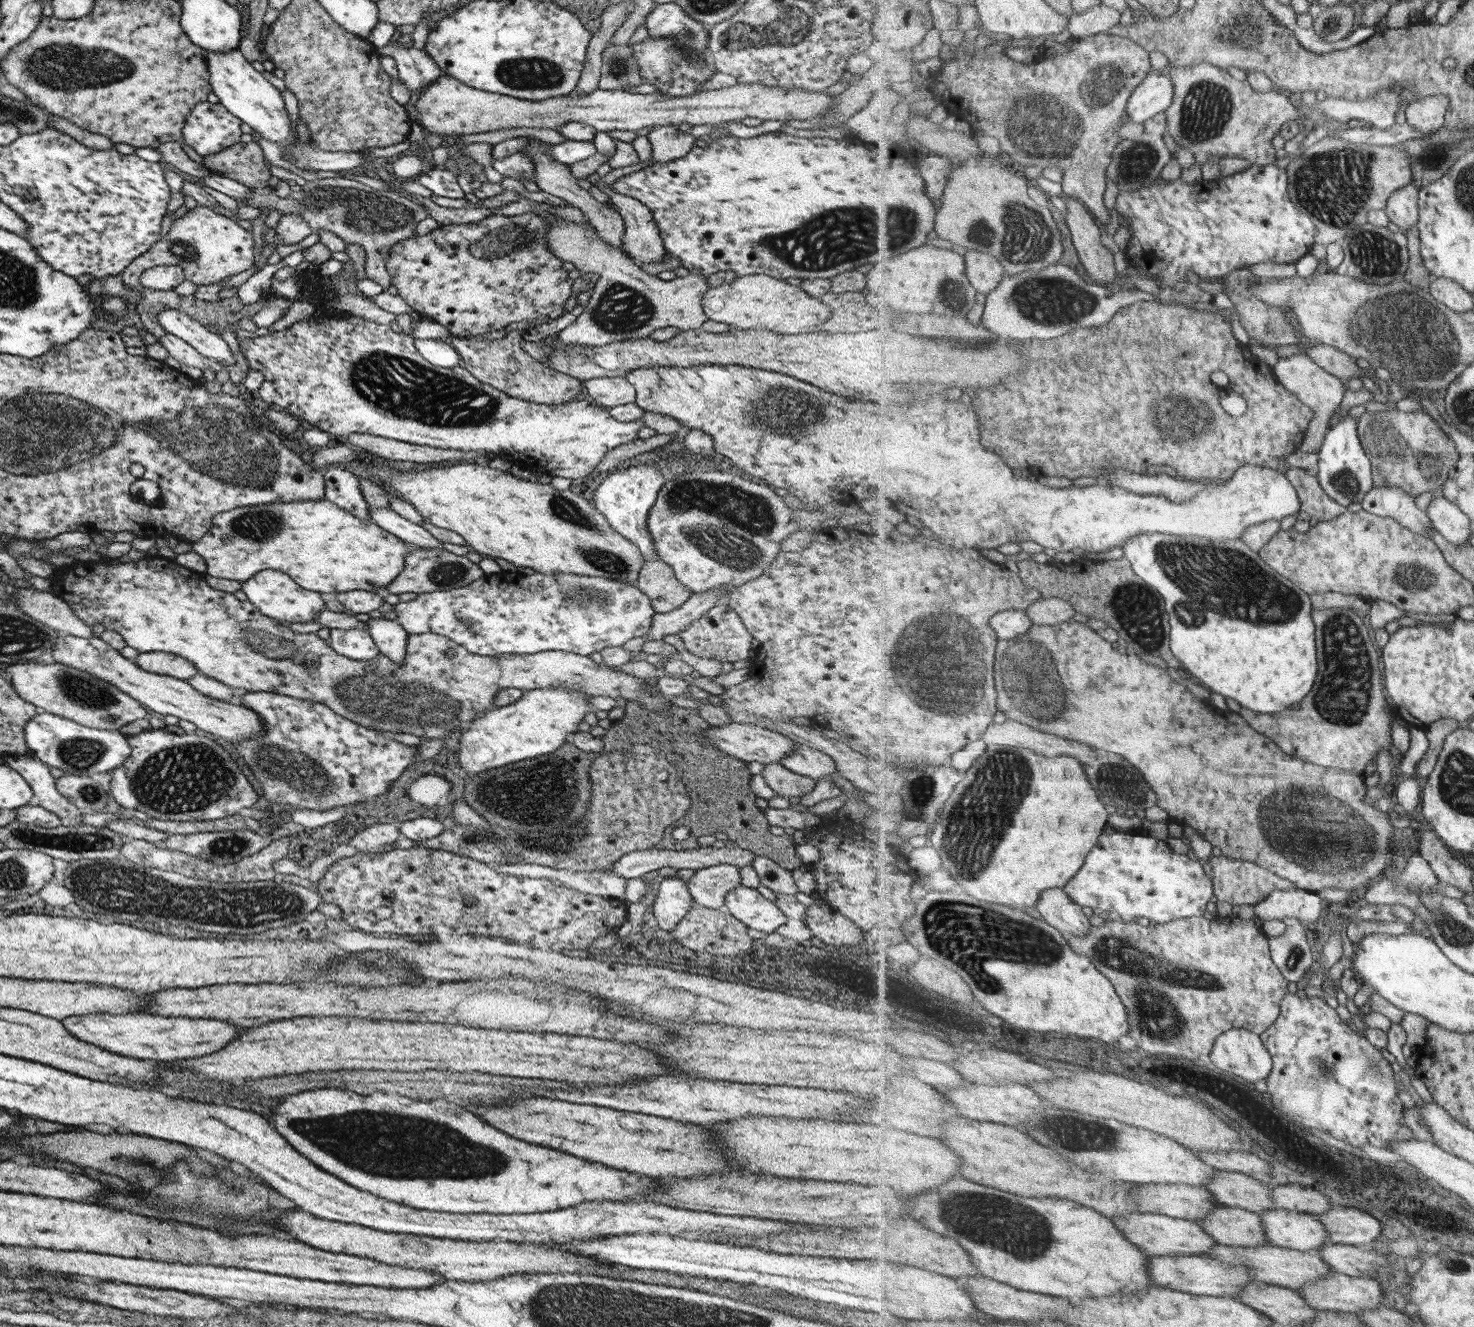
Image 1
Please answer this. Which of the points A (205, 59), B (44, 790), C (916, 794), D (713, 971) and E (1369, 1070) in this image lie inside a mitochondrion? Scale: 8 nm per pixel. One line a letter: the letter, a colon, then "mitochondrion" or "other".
A: other
B: other
C: mitochondrion
D: other
E: mitochondrion

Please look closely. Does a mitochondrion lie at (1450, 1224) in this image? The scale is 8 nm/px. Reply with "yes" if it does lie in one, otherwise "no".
no

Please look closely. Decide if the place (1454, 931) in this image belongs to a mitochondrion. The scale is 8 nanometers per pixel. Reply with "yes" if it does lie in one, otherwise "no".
yes

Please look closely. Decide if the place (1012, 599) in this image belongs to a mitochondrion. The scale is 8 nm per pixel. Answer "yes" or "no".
no

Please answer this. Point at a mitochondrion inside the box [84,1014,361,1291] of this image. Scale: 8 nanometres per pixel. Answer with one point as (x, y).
(120, 1160)

